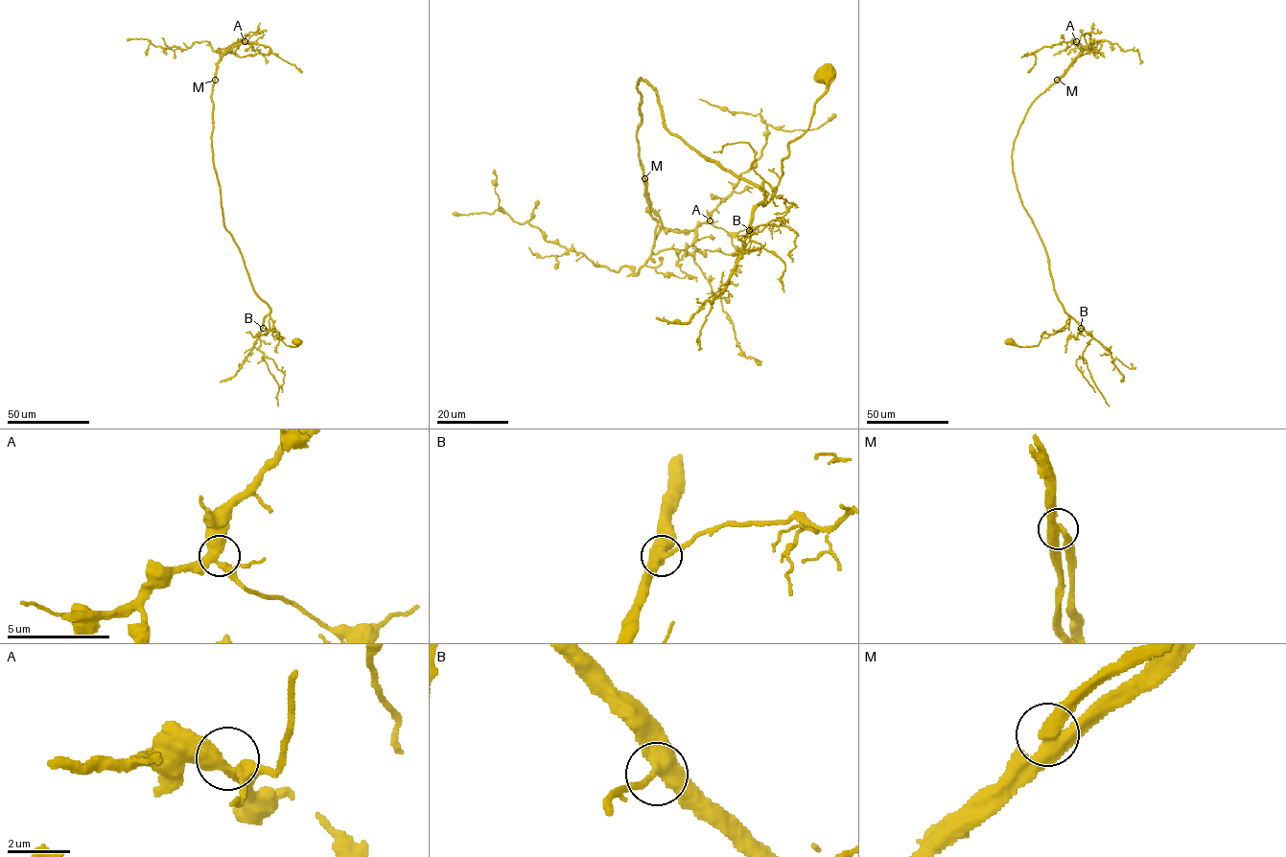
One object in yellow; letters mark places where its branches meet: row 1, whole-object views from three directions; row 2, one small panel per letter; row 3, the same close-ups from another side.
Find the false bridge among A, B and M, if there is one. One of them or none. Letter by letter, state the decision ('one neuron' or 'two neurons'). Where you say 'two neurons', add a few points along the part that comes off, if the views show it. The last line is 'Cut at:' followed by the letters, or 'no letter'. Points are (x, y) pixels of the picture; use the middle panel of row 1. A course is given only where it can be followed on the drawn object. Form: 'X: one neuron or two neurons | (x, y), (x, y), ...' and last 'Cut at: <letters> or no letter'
A: one neuron
B: one neuron
M: two neurons | (644, 178), (662, 223), (652, 252), (675, 248), (693, 258), (720, 298), (740, 352), (757, 359)
Cut at: M

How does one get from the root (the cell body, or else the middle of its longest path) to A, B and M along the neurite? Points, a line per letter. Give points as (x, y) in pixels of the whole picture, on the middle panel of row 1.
A: (826, 74), (767, 202), (675, 136), (657, 91), (638, 81), (650, 206), (670, 231), (710, 220)
B: (826, 74), (826, 92), (815, 104), (809, 127), (789, 143), (776, 192), (756, 208), (749, 230)
M: (826, 74), (767, 202), (675, 136), (641, 79), (644, 178)

